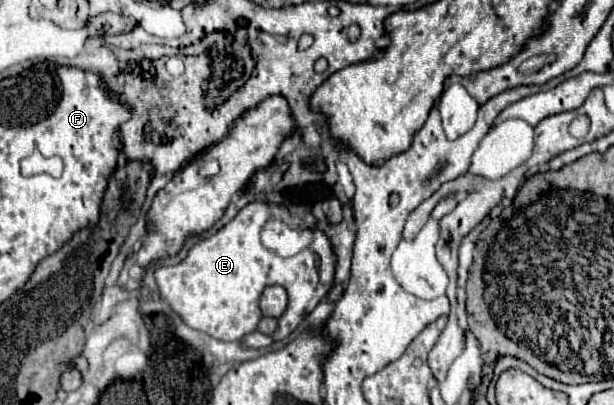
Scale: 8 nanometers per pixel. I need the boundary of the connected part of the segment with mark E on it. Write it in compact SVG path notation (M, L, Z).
M251 203L247 205L225 229L221 229L217 235L199 241L197 245L191 247L187 259L179 265L173 267L159 267L155 271L155 279L161 291L161 297L173 307L173 311L193 329L199 329L203 333L209 333L215 339L221 341L239 341L245 335L253 333L257 329L257 323L261 319L261 309L259 309L259 297L261 291L267 285L281 285L289 293L289 301L297 303L297 325L317 307L317 303L327 295L327 291L333 285L333 269L335 269L335 257L331 243L327 237L319 231L313 235L313 241L307 249L293 257L281 257L275 251L267 249L261 243L261 229L267 219L287 219L289 207L281 205L267 205L267 203Z

